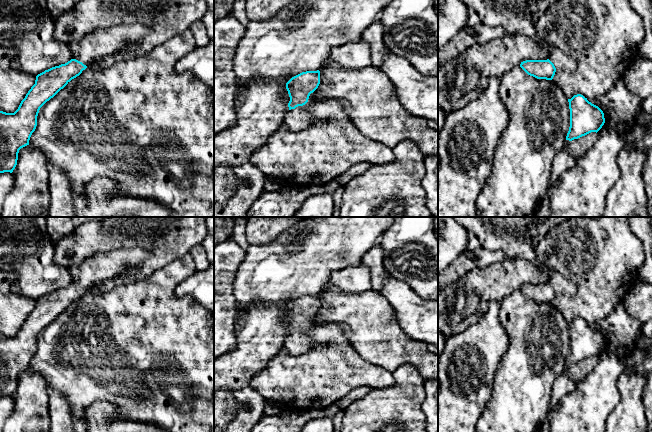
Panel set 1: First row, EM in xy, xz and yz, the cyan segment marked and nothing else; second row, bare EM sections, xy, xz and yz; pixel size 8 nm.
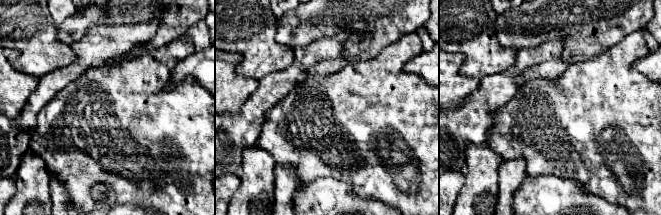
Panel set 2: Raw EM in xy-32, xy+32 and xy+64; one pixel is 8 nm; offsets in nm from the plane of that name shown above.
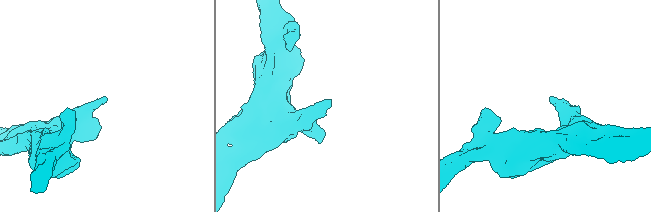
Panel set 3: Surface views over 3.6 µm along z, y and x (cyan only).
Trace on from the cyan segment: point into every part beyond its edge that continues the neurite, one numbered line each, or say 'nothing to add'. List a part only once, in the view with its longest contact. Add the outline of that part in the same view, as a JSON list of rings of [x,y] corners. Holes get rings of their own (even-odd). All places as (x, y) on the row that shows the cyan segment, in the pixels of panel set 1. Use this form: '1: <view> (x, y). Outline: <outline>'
1: xz (297, 119). Outline: [[[314,92],[311,93],[305,105],[298,106],[286,113],[283,125],[292,132],[298,132],[309,127],[316,119],[315,116],[309,112],[309,108],[314,103],[320,101],[323,101],[323,99],[318,97]]]

